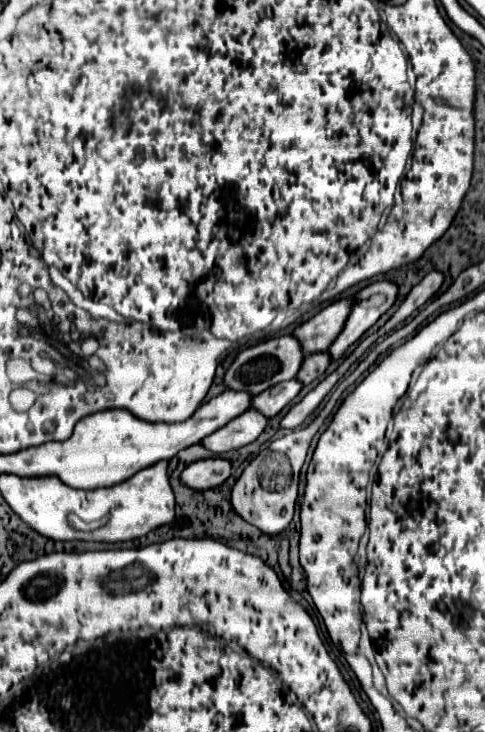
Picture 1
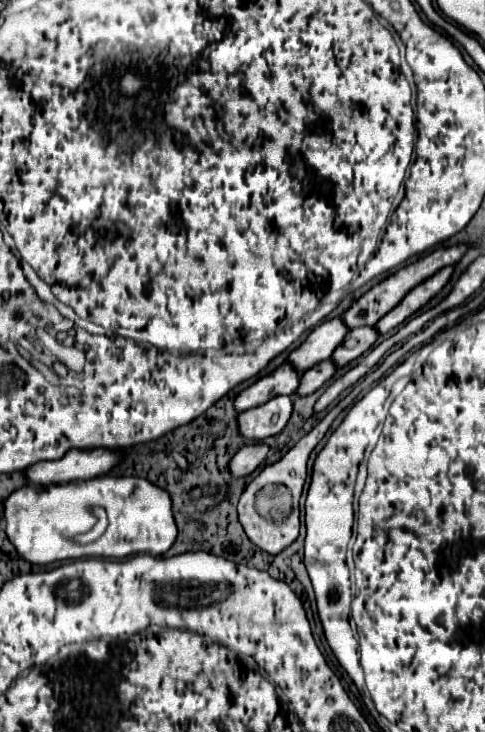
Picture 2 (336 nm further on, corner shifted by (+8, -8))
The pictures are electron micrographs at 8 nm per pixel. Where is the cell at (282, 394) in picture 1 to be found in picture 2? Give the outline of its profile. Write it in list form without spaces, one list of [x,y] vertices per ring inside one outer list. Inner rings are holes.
[[[331,360],[319,362],[317,366],[313,366],[311,370],[307,370],[307,372],[301,374],[301,382],[299,382],[299,388],[295,390],[295,396],[297,396],[297,398],[305,398],[305,396],[313,394],[313,392],[319,390],[333,374],[335,374],[335,366],[333,366]]]

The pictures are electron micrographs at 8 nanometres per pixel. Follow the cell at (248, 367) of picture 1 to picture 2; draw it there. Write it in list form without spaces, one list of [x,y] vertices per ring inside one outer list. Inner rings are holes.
[[[339,318],[327,320],[325,324],[319,324],[301,346],[297,346],[289,356],[287,356],[287,364],[291,364],[299,374],[303,374],[305,370],[313,368],[315,364],[327,360],[331,356],[331,352],[343,342],[345,334],[349,330],[345,328],[345,324]]]

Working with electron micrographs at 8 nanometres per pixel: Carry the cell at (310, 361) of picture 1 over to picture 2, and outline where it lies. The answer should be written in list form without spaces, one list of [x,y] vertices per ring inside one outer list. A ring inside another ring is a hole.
[[[363,326],[363,328],[357,328],[357,330],[351,330],[343,344],[339,344],[339,348],[335,348],[333,356],[331,356],[331,362],[341,368],[341,366],[347,366],[351,360],[359,358],[361,354],[365,354],[373,344],[375,340],[379,338],[379,334],[375,332],[375,328],[371,326]]]

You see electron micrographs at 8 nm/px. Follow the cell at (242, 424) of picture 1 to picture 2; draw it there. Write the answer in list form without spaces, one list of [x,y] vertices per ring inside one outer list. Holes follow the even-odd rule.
[[[275,396],[263,406],[245,410],[237,416],[239,434],[247,440],[263,442],[269,436],[279,434],[293,410],[293,400],[289,396]]]

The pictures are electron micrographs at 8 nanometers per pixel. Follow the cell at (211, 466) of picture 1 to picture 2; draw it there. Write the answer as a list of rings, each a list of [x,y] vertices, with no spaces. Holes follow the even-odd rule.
[[[253,444],[253,446],[245,446],[243,450],[239,450],[229,464],[229,472],[233,476],[249,476],[267,456],[269,448],[265,444]]]

